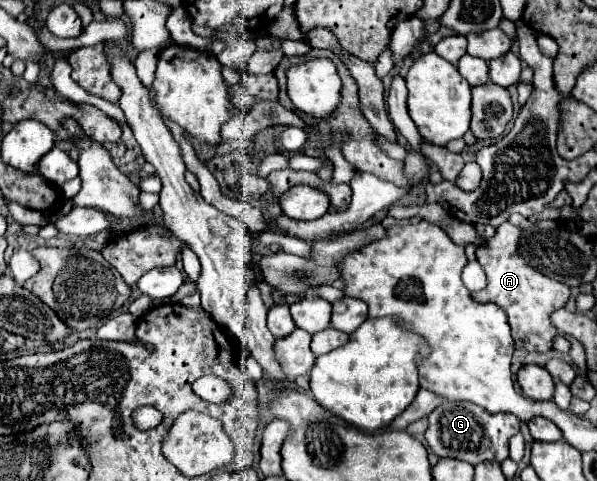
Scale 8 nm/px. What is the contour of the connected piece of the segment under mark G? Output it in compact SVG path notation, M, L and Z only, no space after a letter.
M442 403L430 417L430 425L424 435L428 447L438 457L456 457L460 461L478 465L484 461L504 461L508 457L508 441L520 431L520 423L510 413L488 413L474 403Z

